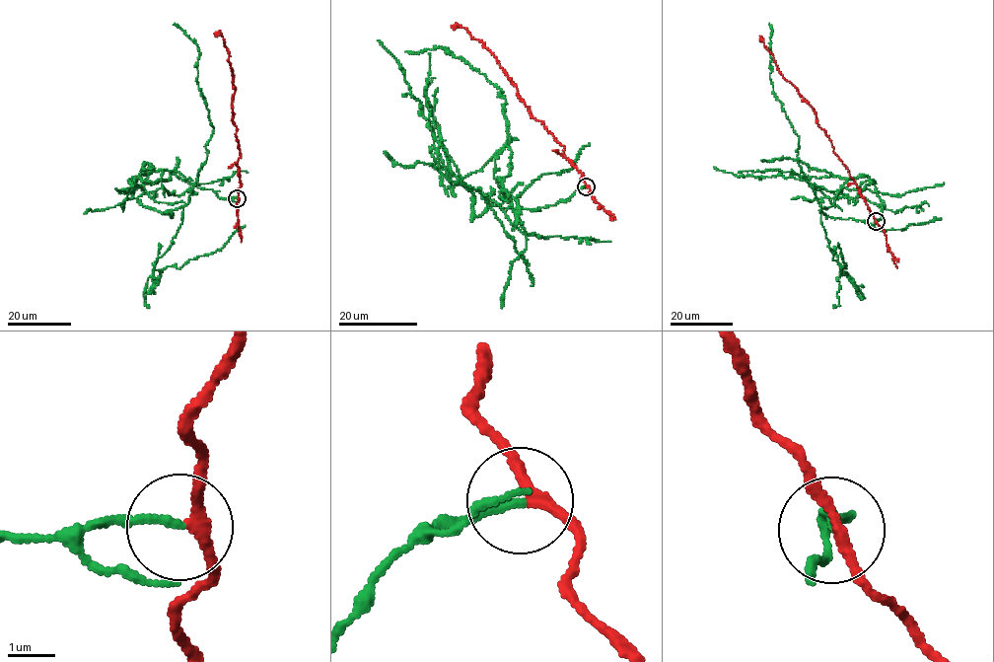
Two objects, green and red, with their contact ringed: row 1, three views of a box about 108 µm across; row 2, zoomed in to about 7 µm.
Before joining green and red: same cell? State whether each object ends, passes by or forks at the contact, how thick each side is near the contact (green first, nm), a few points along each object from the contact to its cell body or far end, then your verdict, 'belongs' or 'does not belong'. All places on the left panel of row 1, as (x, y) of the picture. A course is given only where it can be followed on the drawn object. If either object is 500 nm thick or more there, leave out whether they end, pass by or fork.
green ends there; red passes by; 150 nm thick on the green side, 240 nm on the other; green runs (237, 197), (150, 168), (144, 189), (157, 202), (186, 203), (212, 133), (197, 81), (199, 50), (174, 24); red runs (238, 197), (241, 153), (237, 126), (232, 119), (236, 88), (228, 49), (223, 36), (214, 34); does not belong

